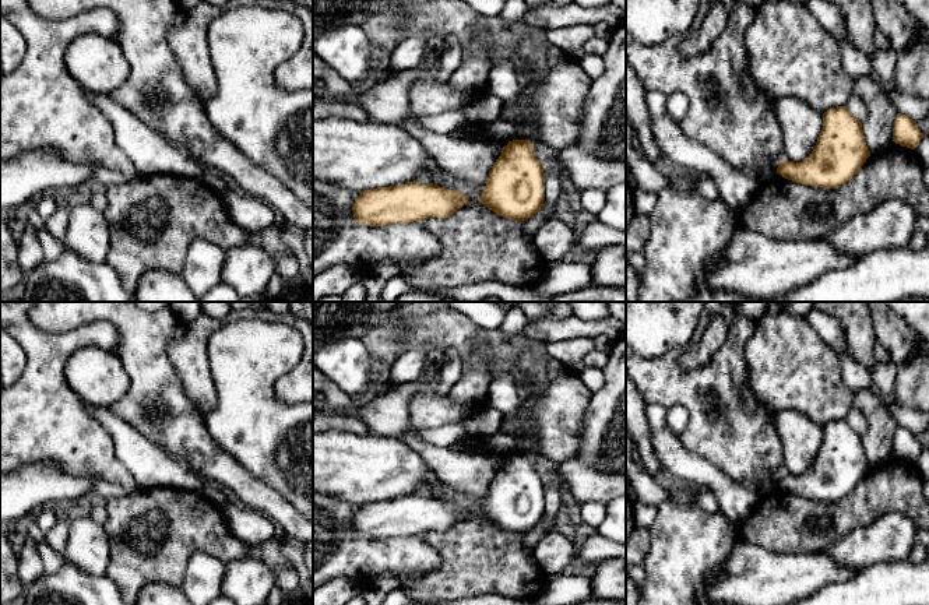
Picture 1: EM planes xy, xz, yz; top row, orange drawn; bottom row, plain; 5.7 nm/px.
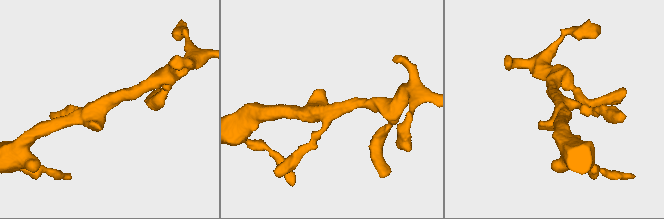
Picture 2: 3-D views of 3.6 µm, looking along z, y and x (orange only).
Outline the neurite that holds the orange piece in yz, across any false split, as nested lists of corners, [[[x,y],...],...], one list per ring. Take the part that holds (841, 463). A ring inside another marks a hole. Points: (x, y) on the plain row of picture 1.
[[[837,419],[823,426],[823,442],[812,467],[796,476],[781,474],[777,486],[800,497],[837,502],[851,493],[869,469],[862,436],[847,419]]]

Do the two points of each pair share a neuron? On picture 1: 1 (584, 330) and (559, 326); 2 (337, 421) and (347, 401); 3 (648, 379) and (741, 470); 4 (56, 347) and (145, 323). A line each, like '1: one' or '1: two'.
1: one
2: two
3: one
4: two

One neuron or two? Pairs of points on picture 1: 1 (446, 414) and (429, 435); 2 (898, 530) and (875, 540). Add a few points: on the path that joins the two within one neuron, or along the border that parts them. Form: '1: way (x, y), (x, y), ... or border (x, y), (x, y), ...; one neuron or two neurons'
1: border (467, 417), (428, 428), (412, 426); two neurons
2: way (893, 535), (887, 540), (880, 540); one neuron

